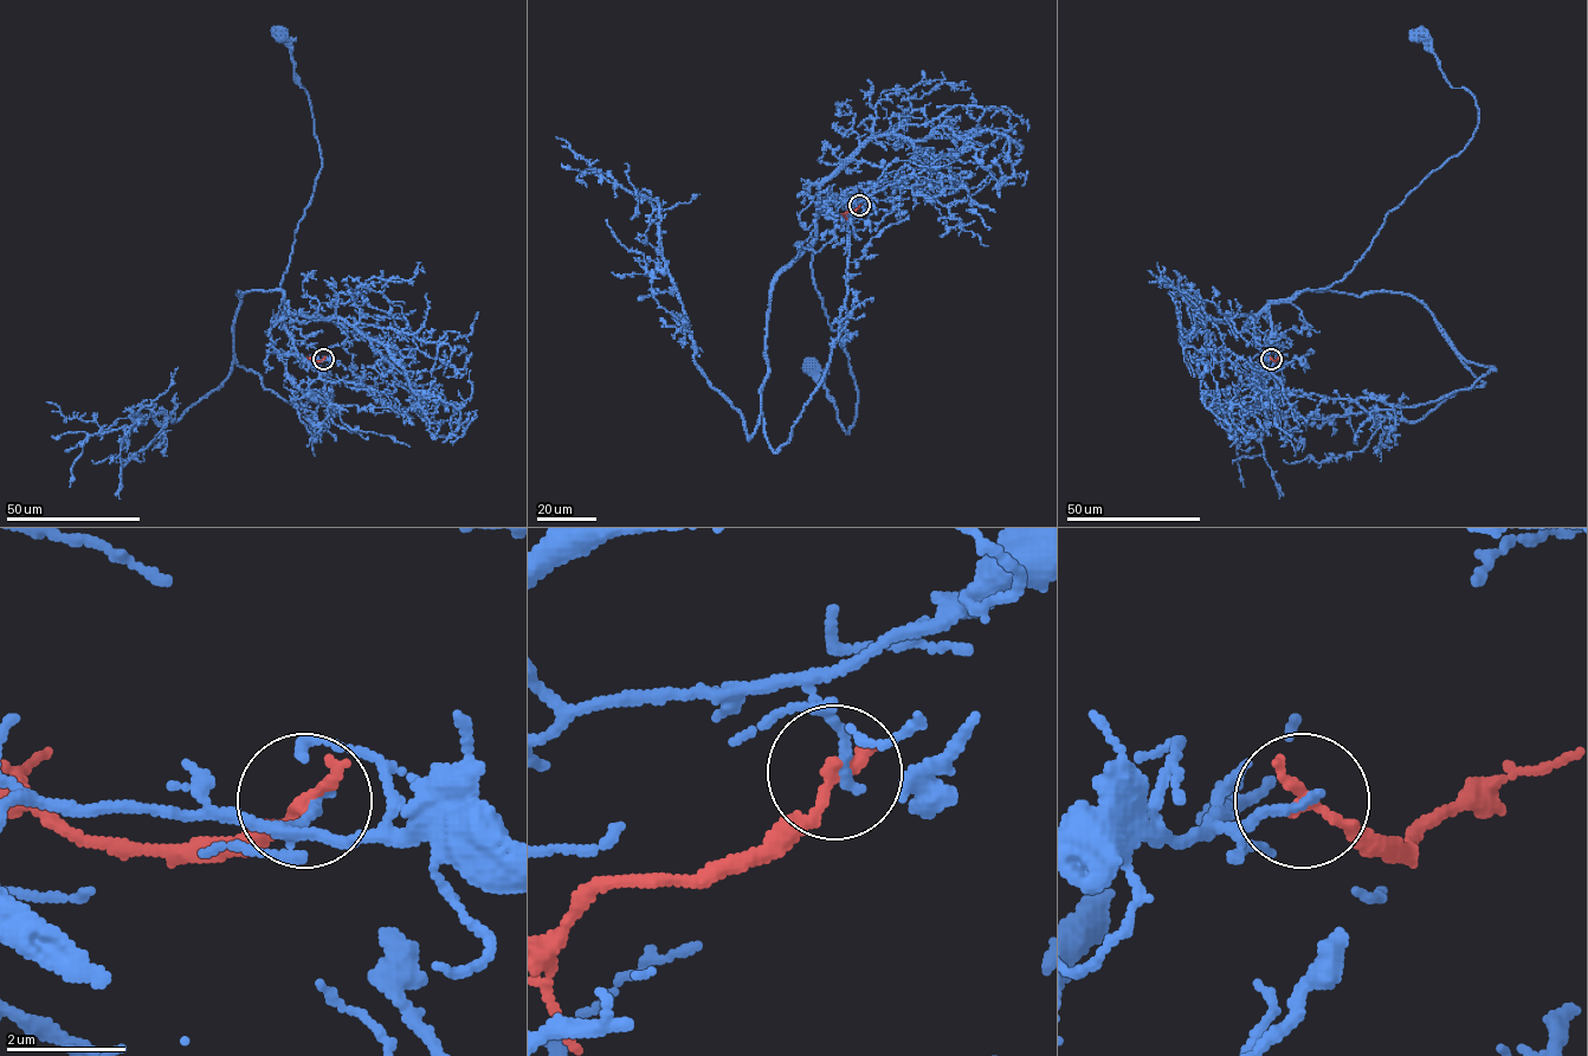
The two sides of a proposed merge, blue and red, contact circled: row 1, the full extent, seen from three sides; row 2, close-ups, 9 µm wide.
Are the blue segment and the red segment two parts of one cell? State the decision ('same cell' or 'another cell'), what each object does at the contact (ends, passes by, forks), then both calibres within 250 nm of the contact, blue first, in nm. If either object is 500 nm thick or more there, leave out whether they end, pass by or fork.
another cell | blue ends | red ends | 170/240 nm

